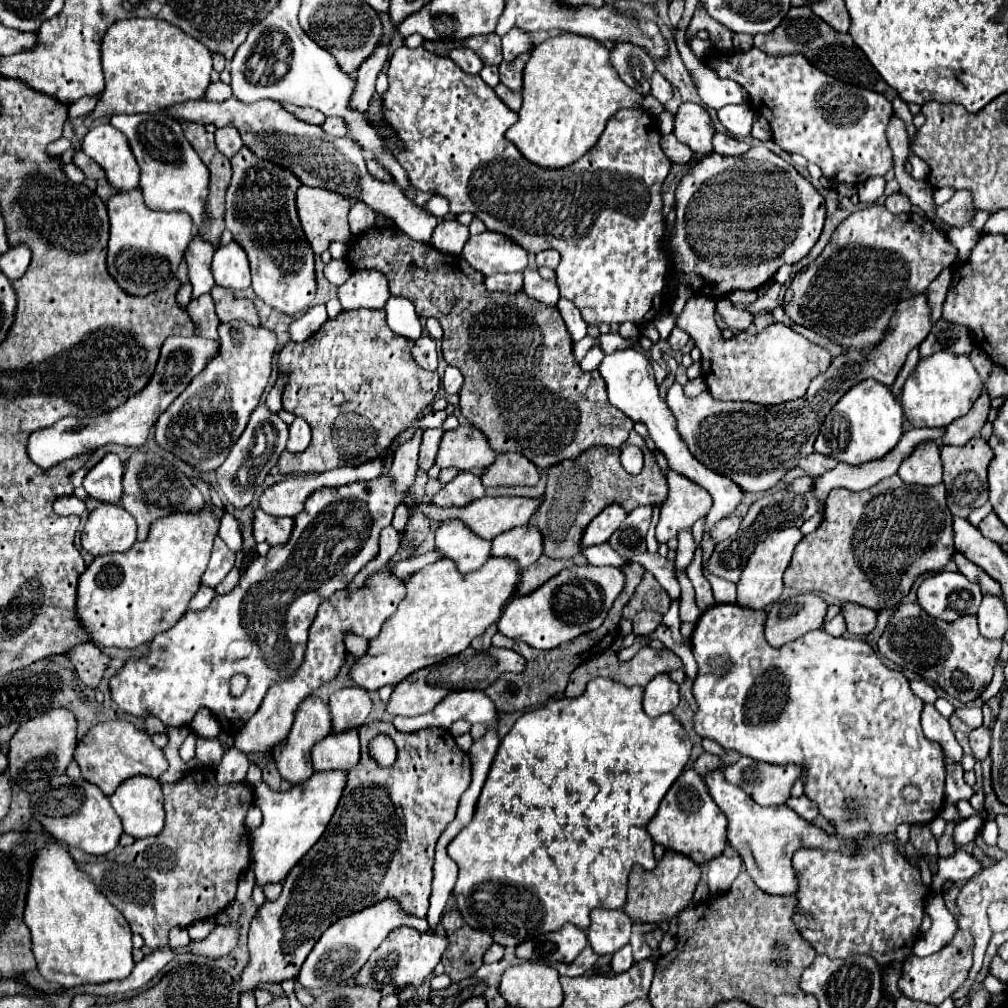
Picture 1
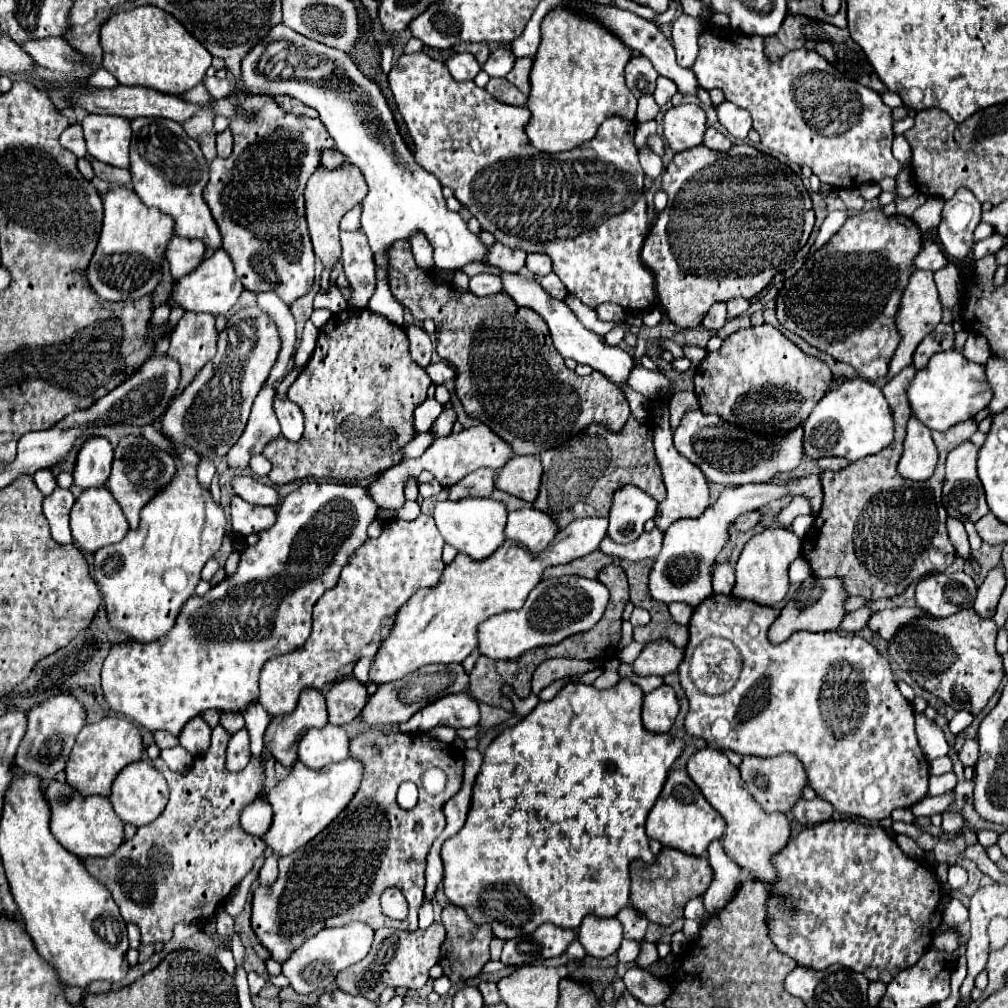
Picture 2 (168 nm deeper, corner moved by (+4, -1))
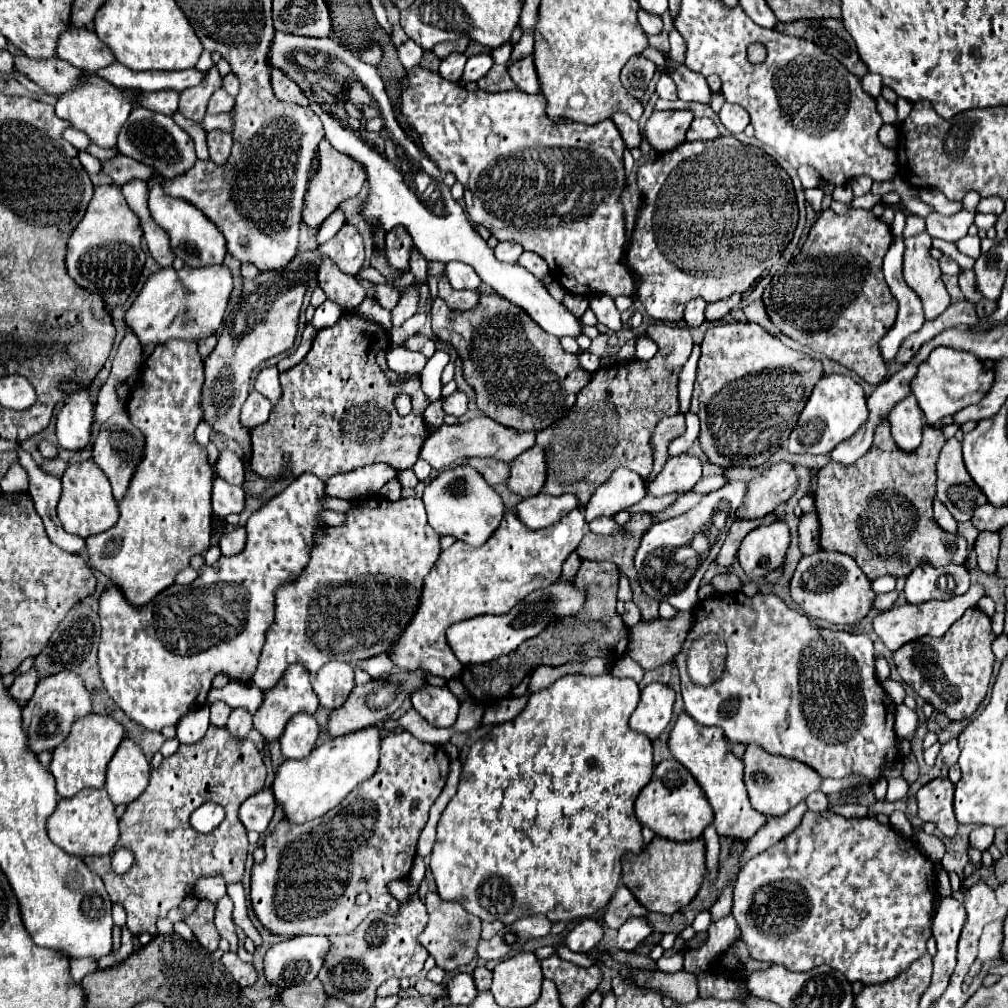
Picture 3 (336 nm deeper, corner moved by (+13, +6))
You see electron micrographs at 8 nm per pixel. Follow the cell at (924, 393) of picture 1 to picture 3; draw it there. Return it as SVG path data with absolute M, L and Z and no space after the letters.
M936 347L928 355L928 359L918 365L918 371L910 383L910 389L924 413L924 421L928 425L936 425L942 417L954 415L960 409L972 403L978 403L988 393L992 383L994 383L994 371L984 361L976 359L966 351Z

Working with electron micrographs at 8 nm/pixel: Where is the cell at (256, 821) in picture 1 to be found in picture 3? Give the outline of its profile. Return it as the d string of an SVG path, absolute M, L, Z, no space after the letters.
M262 789L240 805L240 821L248 831L264 833L274 815L274 809L274 795L268 789Z

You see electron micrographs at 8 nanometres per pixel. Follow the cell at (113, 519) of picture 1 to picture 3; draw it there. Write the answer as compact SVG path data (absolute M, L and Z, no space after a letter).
M84 461L84 463L74 463L66 469L62 477L62 497L58 501L58 519L68 533L86 539L94 533L102 533L114 527L118 515L120 511L112 497L108 477L98 469L98 465L94 465L92 461Z

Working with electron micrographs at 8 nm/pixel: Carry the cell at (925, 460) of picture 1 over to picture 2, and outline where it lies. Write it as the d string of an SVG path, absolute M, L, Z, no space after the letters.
M915 416L909 418L905 450L899 460L899 474L909 480L931 478L937 464L937 448L931 440L931 430L923 426Z

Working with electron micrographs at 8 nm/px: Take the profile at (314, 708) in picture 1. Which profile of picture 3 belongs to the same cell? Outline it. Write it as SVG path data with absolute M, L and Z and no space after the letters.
M302 665L288 667L286 675L278 681L278 685L276 685L274 689L270 689L270 691L264 693L264 703L262 703L262 707L258 709L258 713L254 715L254 729L256 729L268 743L278 741L280 735L282 735L282 731L284 731L284 727L286 727L286 723L290 721L290 717L292 717L294 713L304 711L304 713L314 715L316 709L318 709L318 705L320 705L320 703L318 703L318 697L314 695L314 689L312 689L312 685L310 685L310 673L306 673L306 669L304 669Z

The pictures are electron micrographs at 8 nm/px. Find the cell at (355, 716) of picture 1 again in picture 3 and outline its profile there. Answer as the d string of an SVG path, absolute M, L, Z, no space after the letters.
M326 663L312 677L312 687L320 699L320 705L330 711L342 707L354 685L354 669L348 663Z

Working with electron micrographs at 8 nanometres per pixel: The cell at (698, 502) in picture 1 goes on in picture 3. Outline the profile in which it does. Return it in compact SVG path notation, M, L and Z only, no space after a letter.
M688 453L668 457L662 471L648 485L648 493L652 497L668 493L686 493L692 491L692 487L700 481L700 477L702 477L702 465L698 457L692 457Z

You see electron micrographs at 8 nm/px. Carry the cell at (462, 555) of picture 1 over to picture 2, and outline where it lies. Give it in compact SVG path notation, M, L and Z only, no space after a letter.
M461 498L457 502L453 500L441 500L435 504L433 518L437 522L437 528L443 536L443 540L451 546L455 546L459 552L469 554L475 560L491 556L505 540L505 524L507 524L507 508L503 502L491 500L491 498Z

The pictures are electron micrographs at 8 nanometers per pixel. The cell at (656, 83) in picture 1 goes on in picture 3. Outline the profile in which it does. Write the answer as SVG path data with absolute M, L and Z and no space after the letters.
M666 73L660 75L660 79L658 79L658 83L656 83L656 93L658 93L662 99L670 99L670 101L674 101L674 99L678 97L678 95L676 95L676 85L674 85L674 81L672 81L670 75L666 75Z

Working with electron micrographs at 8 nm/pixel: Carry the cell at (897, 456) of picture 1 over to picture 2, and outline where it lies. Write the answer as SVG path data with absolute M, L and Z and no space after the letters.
M803 476L789 482L767 482L767 484L741 484L725 488L719 498L699 516L699 518L683 518L679 522L673 522L665 536L663 536L663 548L655 558L655 564L649 572L649 592L653 600L671 604L671 602L683 602L691 608L697 608L703 600L707 600L711 590L711 566L715 564L717 554L725 548L729 542L729 526L745 512L757 510L761 506L767 506L769 502L781 498L781 496L805 496L811 500L813 512L819 512L823 490L819 476Z

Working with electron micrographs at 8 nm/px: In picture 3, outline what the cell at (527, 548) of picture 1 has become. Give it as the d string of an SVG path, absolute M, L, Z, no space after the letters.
M570 493L566 495L534 495L528 499L522 499L516 507L514 513L518 515L518 519L532 531L544 529L548 525L554 525L556 521L560 521L566 513L570 513L574 507L578 507L578 499Z

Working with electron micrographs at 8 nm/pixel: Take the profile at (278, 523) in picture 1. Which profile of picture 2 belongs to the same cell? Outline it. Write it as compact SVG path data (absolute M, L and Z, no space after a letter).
M239 496L231 500L231 526L239 534L251 534L257 530L265 530L275 522L275 510L271 506L255 506L245 502Z

